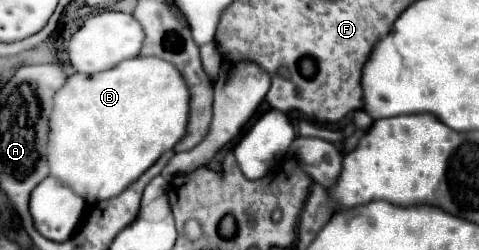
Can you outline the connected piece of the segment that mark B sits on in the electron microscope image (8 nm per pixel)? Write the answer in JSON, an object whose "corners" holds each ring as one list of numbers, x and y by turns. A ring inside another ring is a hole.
{"corners":[[156,57,126,59,114,69,96,75,70,75,64,87,54,97,52,115,48,121,46,161,50,175,66,183,84,201,102,201,120,195,134,183,152,163,168,149,172,149,186,133,188,123,188,87,180,73,166,61]]}

